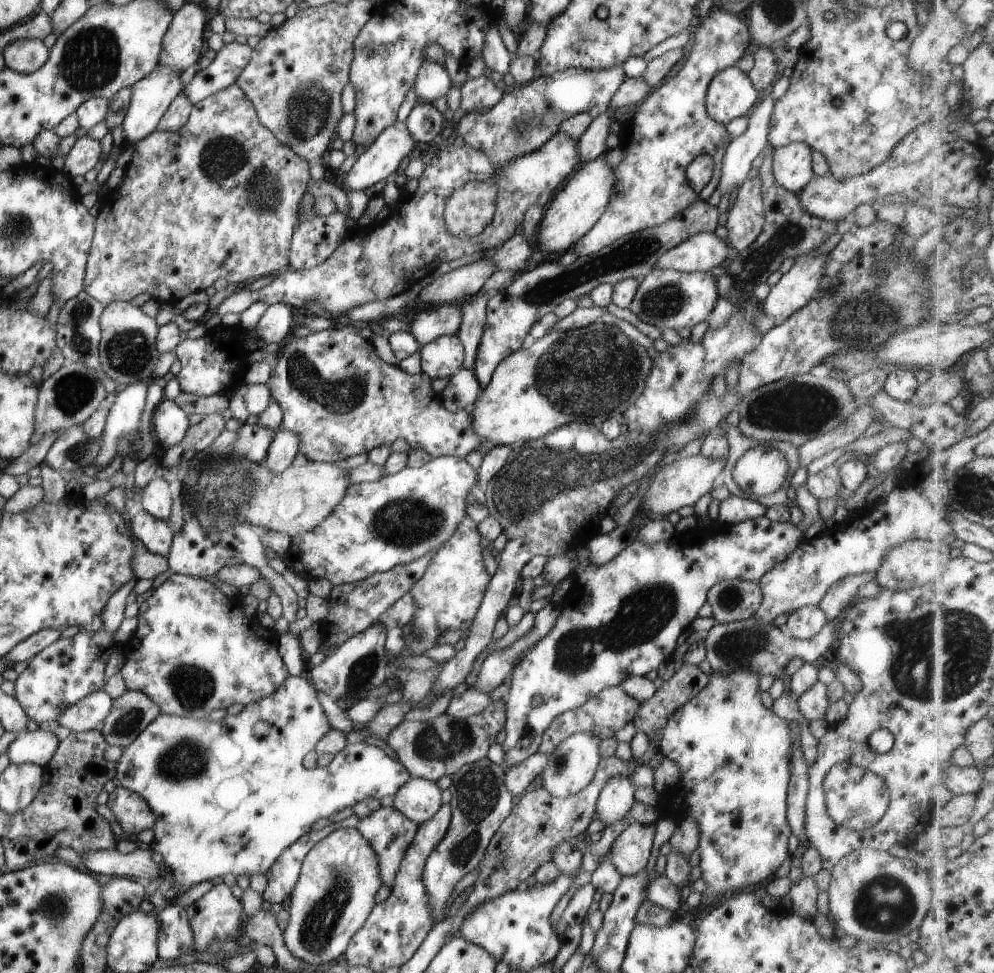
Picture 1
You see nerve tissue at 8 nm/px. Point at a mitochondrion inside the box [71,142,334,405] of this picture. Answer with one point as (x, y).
(128, 352)

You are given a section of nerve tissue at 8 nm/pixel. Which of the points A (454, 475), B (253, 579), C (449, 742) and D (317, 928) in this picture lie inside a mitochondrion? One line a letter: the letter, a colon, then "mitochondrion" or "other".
A: other
B: other
C: mitochondrion
D: mitochondrion

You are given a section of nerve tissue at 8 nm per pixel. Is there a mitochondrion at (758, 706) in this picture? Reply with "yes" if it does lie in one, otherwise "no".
no

